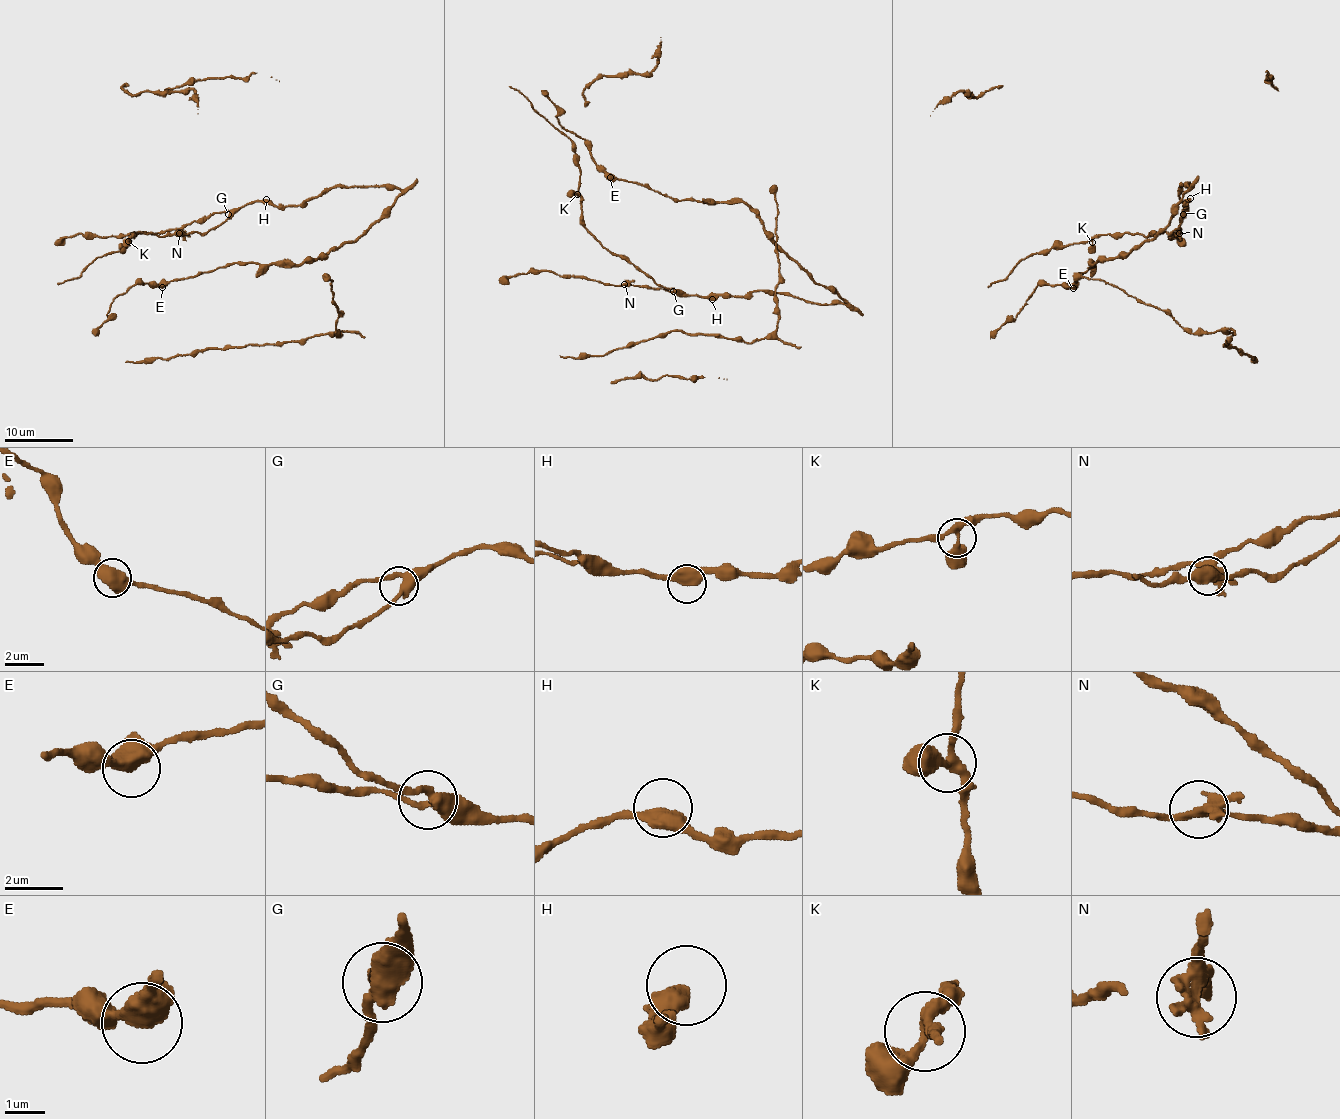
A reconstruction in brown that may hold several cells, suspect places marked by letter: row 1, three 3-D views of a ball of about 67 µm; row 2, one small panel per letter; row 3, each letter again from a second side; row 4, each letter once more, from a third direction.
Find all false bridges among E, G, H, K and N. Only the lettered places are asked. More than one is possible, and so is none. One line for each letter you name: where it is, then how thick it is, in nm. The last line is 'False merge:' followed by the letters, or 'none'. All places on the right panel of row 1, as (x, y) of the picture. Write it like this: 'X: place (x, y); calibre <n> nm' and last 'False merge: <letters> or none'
False merge: none

